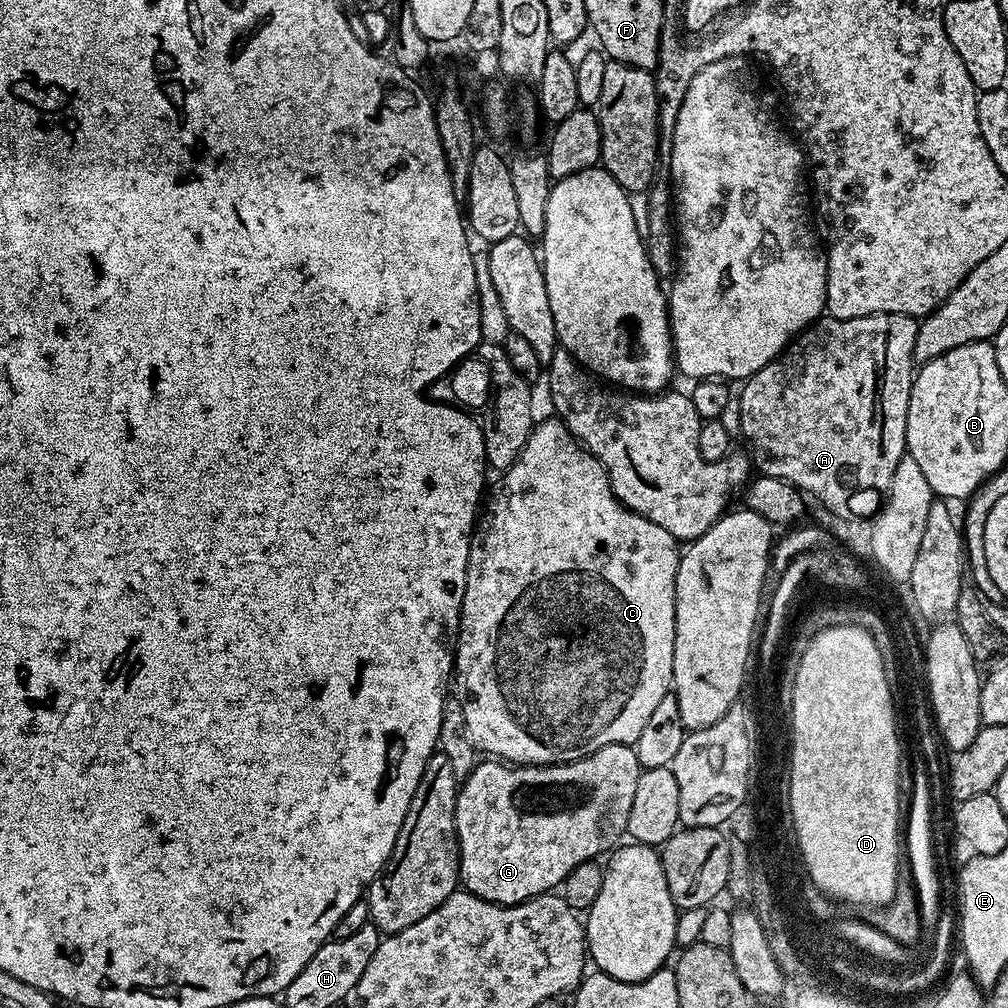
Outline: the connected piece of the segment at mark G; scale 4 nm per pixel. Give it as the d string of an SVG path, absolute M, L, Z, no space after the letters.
M627 744L602 746L602 750L569 764L513 766L496 758L484 758L481 761L481 764L465 780L463 777L456 793L456 837L460 847L460 884L478 898L489 900L492 904L521 904L535 896L551 893L559 889L560 883L564 881L566 874L570 874L570 870L574 870L574 866L582 866L582 862L587 860L596 860L603 852L611 853L621 843L620 835L623 837L628 831L630 805L634 802L634 789L638 787L638 778L642 771L635 747Z

